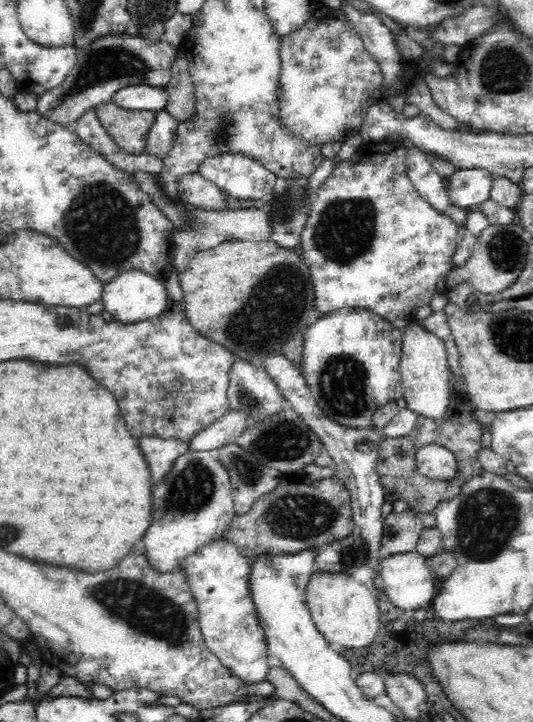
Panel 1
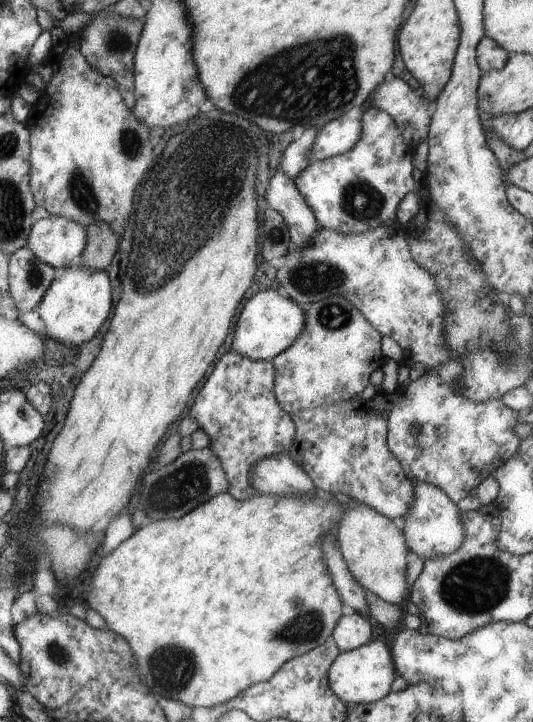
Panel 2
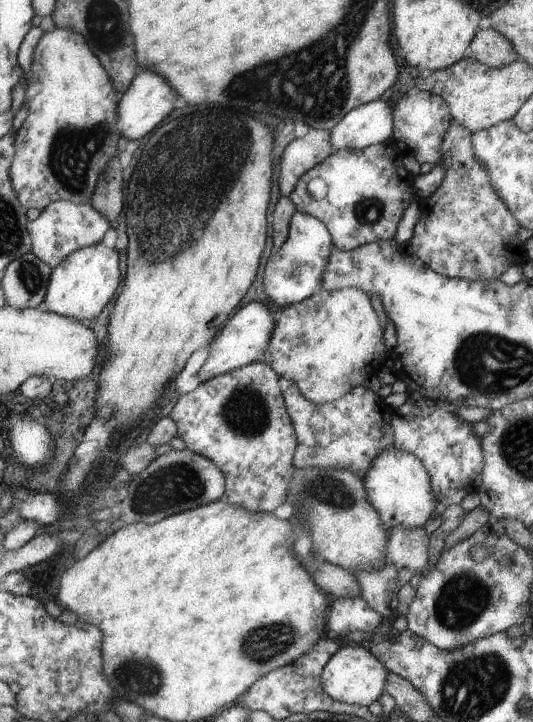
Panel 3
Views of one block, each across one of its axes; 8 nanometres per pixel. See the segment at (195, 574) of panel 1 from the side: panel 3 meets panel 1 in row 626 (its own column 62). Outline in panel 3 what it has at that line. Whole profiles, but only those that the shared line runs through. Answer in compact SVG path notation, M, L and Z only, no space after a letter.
M56 201L48 204L36 220L28 223L34 245L32 252L51 269L63 263L73 252L100 244L110 227L108 219L91 203L76 205L70 201Z

